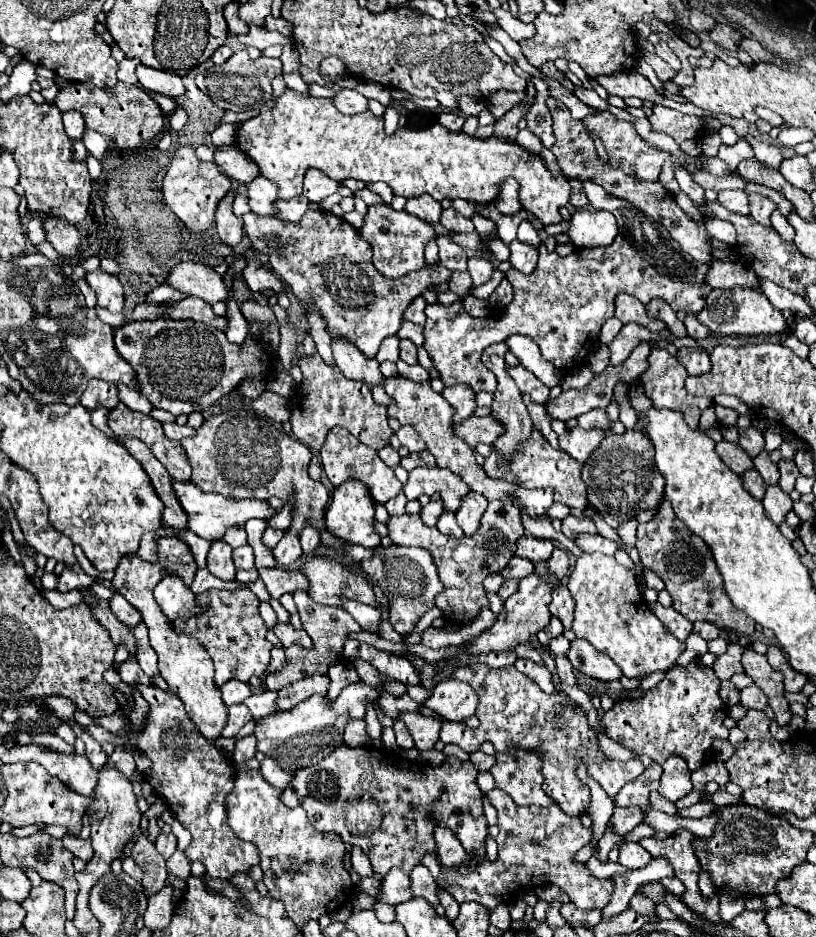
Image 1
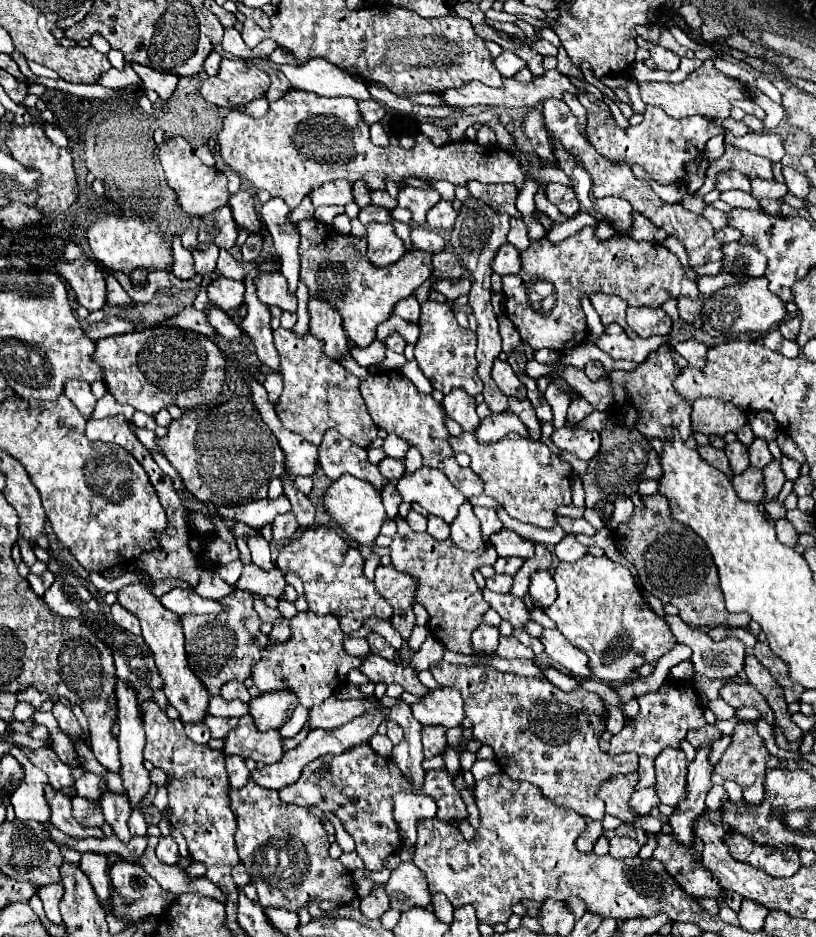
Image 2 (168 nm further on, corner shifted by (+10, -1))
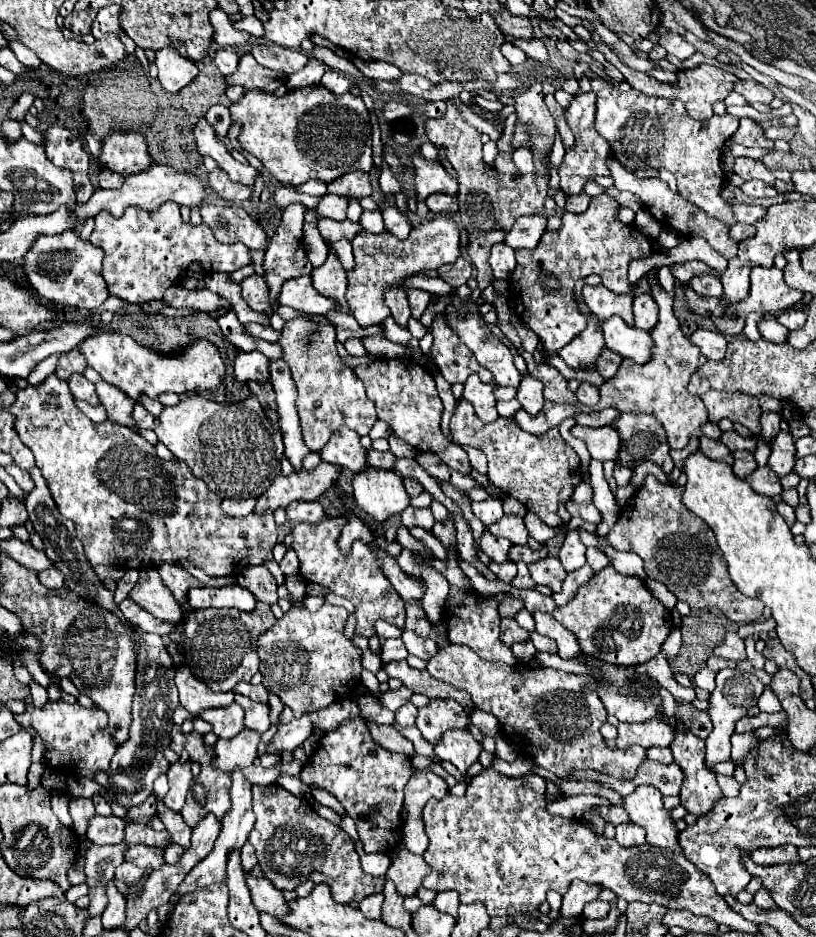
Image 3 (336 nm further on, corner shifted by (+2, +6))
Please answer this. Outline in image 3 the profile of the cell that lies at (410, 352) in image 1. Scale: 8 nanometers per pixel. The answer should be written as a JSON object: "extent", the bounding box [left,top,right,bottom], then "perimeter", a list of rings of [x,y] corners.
{"extent":[383,287,411,325],"perimeter":[[[391,287],[391,289],[385,289],[383,295],[385,295],[385,303],[391,309],[391,315],[395,317],[395,321],[399,321],[399,325],[407,325],[407,319],[411,317],[411,313],[409,313],[405,289],[403,287]]]}

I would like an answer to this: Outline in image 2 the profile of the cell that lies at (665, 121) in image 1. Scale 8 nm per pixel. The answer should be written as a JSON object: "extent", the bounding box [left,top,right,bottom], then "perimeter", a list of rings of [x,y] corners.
{"extent":[581,92,725,184],"perimeter":[[[583,92],[581,98],[587,110],[587,138],[593,144],[593,148],[615,164],[643,166],[647,174],[651,174],[651,178],[659,184],[681,182],[685,176],[685,164],[703,152],[705,142],[711,136],[725,132],[723,128],[715,126],[709,118],[703,118],[703,116],[671,118],[661,108],[653,108],[653,106],[645,108],[641,124],[619,128],[607,104],[599,102],[587,92]]]}

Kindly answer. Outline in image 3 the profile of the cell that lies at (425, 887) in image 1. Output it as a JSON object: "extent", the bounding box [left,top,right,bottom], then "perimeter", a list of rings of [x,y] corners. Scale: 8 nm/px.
{"extent":[387,847,431,897],"perimeter":[[[403,847],[397,853],[397,859],[391,861],[391,865],[387,869],[387,877],[395,883],[399,895],[411,897],[411,895],[417,893],[423,877],[429,871],[431,871],[431,867],[427,867],[427,863],[421,855],[415,855],[415,853],[411,853],[409,849]]]}

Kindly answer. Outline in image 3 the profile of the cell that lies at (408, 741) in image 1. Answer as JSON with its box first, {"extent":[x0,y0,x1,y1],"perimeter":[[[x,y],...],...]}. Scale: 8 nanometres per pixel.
{"extent":[395,703,417,727],"perimeter":[[[405,703],[399,711],[395,711],[395,719],[403,727],[413,727],[415,725],[415,717],[417,717],[417,707],[413,703]]]}

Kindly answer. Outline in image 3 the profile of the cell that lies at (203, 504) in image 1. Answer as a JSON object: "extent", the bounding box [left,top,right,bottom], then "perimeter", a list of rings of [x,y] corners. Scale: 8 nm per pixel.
{"extent":[255,463,341,513],"perimeter":[[[319,463],[313,471],[301,469],[299,473],[291,473],[287,477],[279,475],[259,497],[255,511],[263,513],[265,509],[287,507],[291,501],[315,501],[339,481],[339,475],[341,469],[327,463]]]}

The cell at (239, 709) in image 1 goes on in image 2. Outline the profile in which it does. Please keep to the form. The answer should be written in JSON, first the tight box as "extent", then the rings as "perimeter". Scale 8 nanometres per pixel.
{"extent":[205,716,237,738],"perimeter":[[[207,716],[205,724],[211,728],[211,738],[225,738],[231,728],[235,728],[237,718],[217,718],[217,716]]]}

